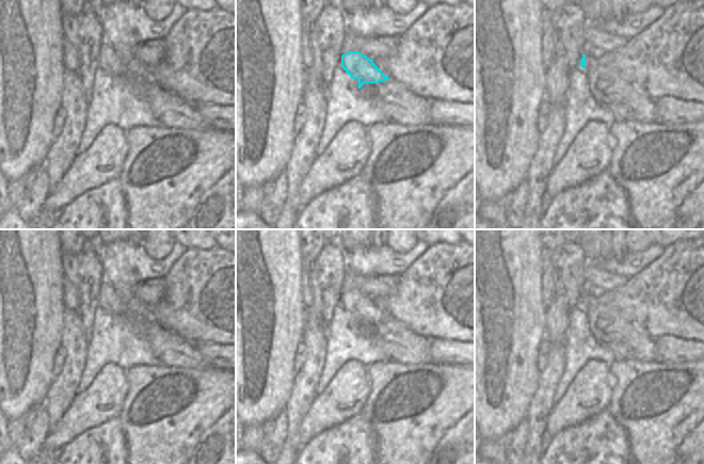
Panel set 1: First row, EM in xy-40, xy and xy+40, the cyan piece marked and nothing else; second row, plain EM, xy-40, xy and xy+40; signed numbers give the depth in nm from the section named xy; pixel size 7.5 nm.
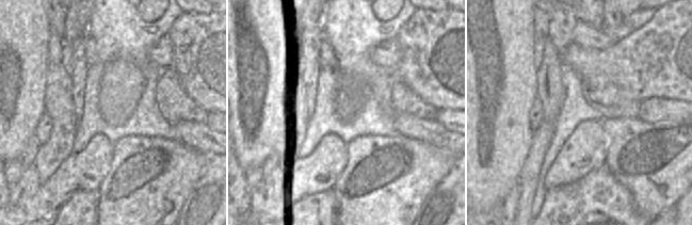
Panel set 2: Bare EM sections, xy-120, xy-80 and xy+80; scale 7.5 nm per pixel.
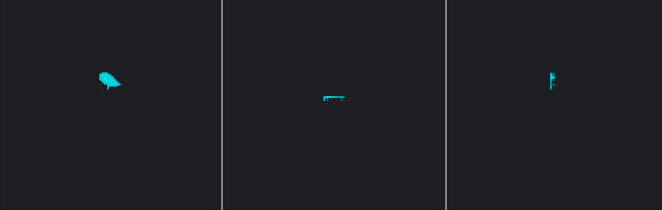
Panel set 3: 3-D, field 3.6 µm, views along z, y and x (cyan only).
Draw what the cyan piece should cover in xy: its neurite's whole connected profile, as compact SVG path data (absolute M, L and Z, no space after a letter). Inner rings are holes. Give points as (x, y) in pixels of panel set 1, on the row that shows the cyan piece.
M359 51L341 55L341 67L358 80L358 93L368 98L387 118L402 126L431 124L431 100L411 92L402 83L388 78Z

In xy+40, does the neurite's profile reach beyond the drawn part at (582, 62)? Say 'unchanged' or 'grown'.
grown

